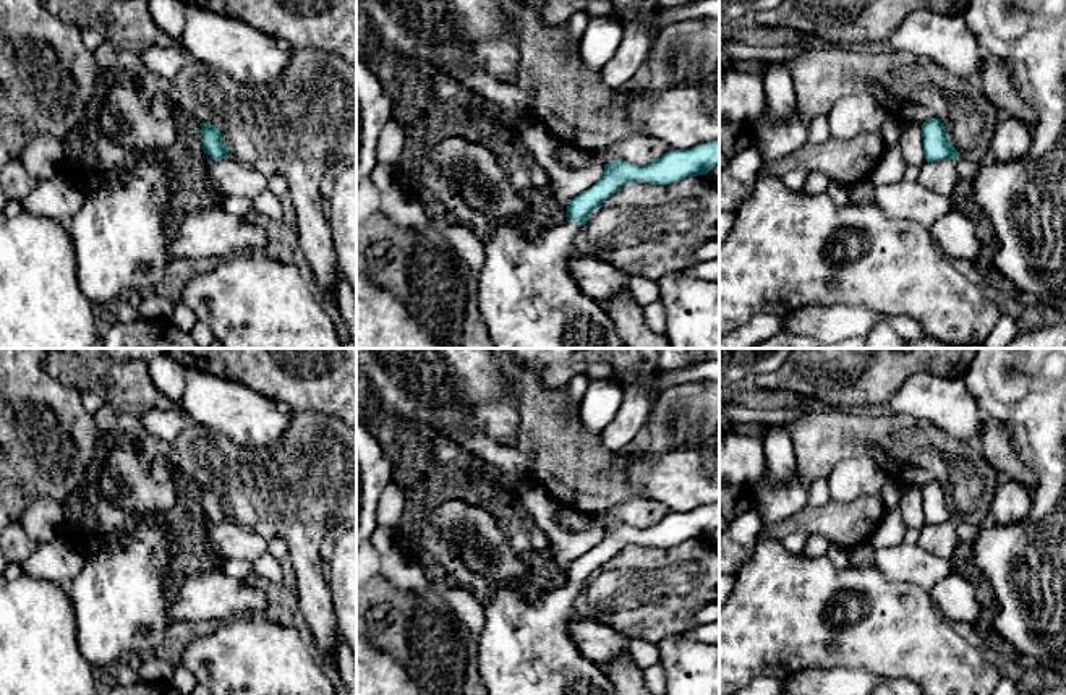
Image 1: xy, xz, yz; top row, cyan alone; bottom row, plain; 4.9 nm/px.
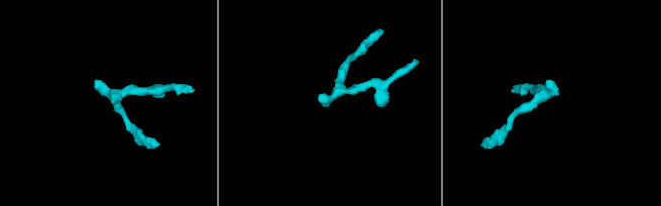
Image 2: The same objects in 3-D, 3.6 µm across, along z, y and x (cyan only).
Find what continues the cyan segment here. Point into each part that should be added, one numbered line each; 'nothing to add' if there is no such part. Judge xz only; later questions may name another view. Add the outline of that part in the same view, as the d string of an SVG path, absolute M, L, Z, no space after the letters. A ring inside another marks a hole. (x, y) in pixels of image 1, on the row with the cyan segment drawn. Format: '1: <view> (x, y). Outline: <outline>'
1: xz (527, 297). Outline: M520 217L499 220L484 238L484 264L478 277L478 308L494 348L624 348L616 326L604 306L585 295L574 280L569 262L578 254L575 237L580 225L565 220L552 227L539 227L530 240L528 227Z

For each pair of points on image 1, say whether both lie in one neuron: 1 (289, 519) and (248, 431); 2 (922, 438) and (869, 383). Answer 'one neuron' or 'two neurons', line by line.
1: two neurons
2: two neurons

